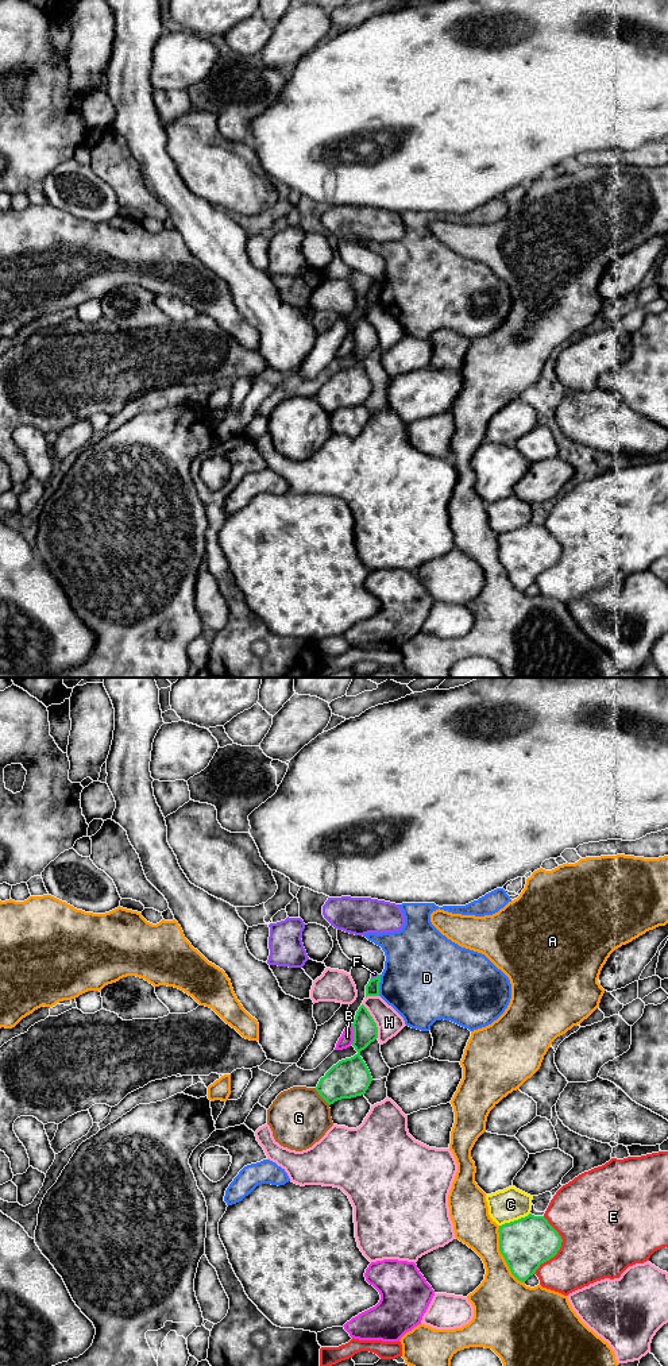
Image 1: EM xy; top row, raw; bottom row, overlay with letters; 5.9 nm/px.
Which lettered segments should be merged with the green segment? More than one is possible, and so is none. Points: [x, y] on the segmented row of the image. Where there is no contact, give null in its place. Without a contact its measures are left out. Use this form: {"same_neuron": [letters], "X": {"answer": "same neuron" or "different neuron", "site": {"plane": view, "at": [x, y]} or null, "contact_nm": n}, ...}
{"same_neuron": [], "A": {"answer": "different neuron", "site": {"plane": "xy", "at": [502, 1254]}, "contact_nm": 380}, "B": {"answer": "different neuron", "site": {"plane": "xy", "at": [354, 1034]}, "contact_nm": 130}, "C": {"answer": "different neuron", "site": {"plane": "xy", "at": [514, 1220]}, "contact_nm": 200}, "D": {"answer": "different neuron", "site": {"plane": "xy", "at": [378, 986]}, "contact_nm": 130}, "E": {"answer": "different neuron", "site": {"plane": "xy", "at": [560, 1246]}, "contact_nm": 360}, "F": {"answer": "different neuron", "site": {"plane": "xy", "at": [374, 977]}, "contact_nm": 50}, "G": {"answer": "different neuron", "site": {"plane": "xy", "at": [321, 1096]}, "contact_nm": 140}, "H": {"answer": "different neuron", "site": {"plane": "xy", "at": [373, 1021]}, "contact_nm": 220}}

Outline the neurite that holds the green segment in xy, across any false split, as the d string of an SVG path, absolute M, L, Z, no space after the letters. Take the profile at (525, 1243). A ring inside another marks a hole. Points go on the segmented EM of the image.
M529 1213L499 1226L499 1251L511 1274L525 1282L561 1247L561 1236L544 1216Z

